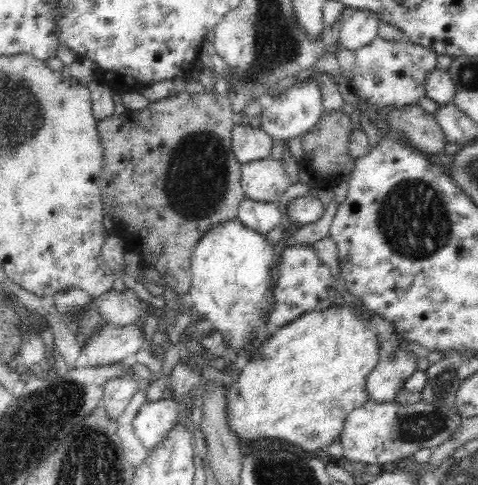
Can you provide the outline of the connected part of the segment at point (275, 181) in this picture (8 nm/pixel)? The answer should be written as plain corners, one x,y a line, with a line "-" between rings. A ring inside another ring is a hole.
270,157
241,164
240,177
245,198
254,202
278,204
291,186
282,161

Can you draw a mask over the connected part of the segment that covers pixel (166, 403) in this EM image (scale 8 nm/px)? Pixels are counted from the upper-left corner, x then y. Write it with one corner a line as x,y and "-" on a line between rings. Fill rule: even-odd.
172,398
146,401
136,410
132,428
144,448
150,450
168,434
168,430
172,430
172,426
178,422
178,416
180,407

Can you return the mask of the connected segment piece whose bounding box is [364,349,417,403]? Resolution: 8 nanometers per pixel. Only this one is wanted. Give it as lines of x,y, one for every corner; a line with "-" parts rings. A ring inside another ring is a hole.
398,349
391,360
378,361
366,376
368,401
392,402
402,382
416,370
416,360
413,353

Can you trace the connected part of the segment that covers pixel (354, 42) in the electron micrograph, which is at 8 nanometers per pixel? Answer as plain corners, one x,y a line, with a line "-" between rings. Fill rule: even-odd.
355,9
341,22
339,42
352,51
369,45
378,37
378,26
381,22
381,18
370,10

